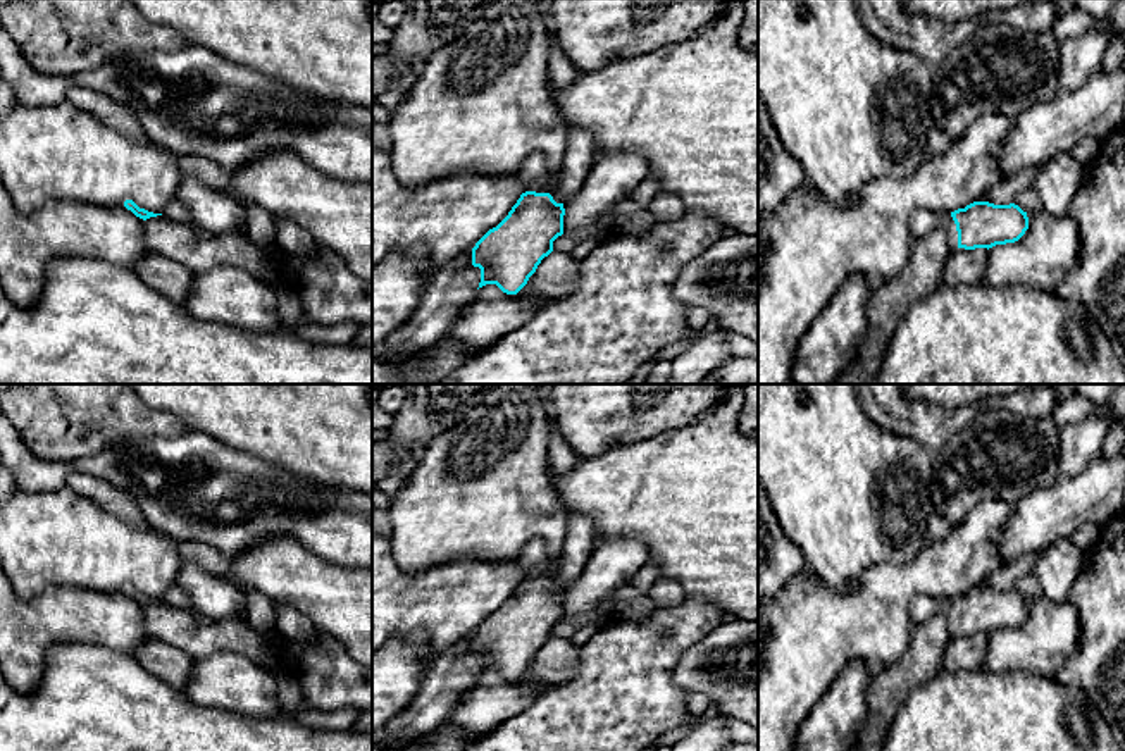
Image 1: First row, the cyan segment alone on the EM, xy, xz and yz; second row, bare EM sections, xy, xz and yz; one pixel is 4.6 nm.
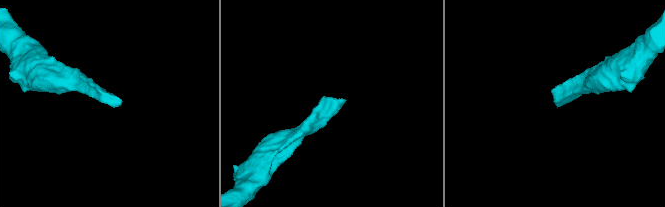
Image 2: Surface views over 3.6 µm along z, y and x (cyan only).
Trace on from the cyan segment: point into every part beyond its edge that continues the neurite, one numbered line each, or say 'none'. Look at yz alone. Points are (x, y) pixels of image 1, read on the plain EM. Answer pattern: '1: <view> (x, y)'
1: yz (922, 608)

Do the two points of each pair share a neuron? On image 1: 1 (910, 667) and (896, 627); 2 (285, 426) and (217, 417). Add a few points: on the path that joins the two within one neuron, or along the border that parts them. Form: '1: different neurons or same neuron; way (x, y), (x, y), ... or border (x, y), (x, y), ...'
1: different neurons; border (913, 627), (910, 646), (893, 664), (884, 667)
2: same neuron; way (267, 417), (235, 417)

